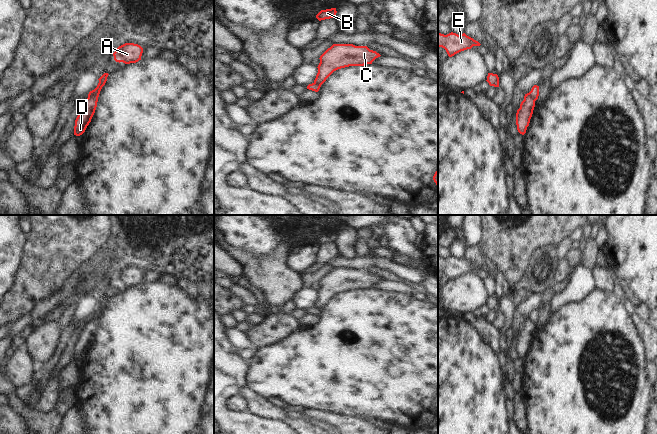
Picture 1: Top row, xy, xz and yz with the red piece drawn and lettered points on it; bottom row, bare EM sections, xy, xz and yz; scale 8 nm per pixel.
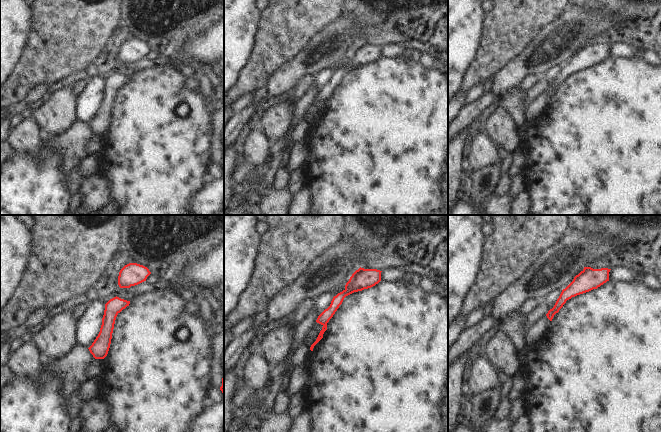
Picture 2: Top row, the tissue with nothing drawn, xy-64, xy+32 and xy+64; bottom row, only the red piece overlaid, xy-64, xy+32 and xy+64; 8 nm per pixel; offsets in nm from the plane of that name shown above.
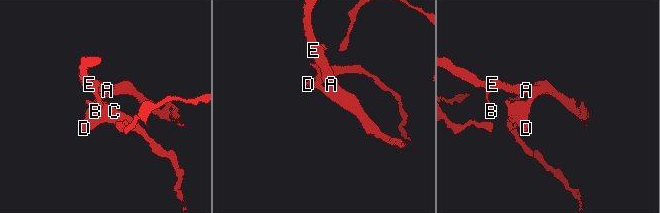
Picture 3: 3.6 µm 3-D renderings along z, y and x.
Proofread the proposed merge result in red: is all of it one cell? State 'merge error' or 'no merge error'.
merge error

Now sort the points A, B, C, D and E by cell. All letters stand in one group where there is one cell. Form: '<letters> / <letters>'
A B E / C D

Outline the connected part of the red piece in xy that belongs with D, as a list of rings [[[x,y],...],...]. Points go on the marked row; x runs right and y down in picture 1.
[[[107,78],[103,82],[99,82],[98,86],[95,89],[95,94],[88,97],[82,104],[82,107],[79,110],[78,116],[75,120],[74,135],[82,135],[85,132],[89,123],[91,122],[91,119],[97,107],[100,91],[102,87],[105,85],[106,81]]]

